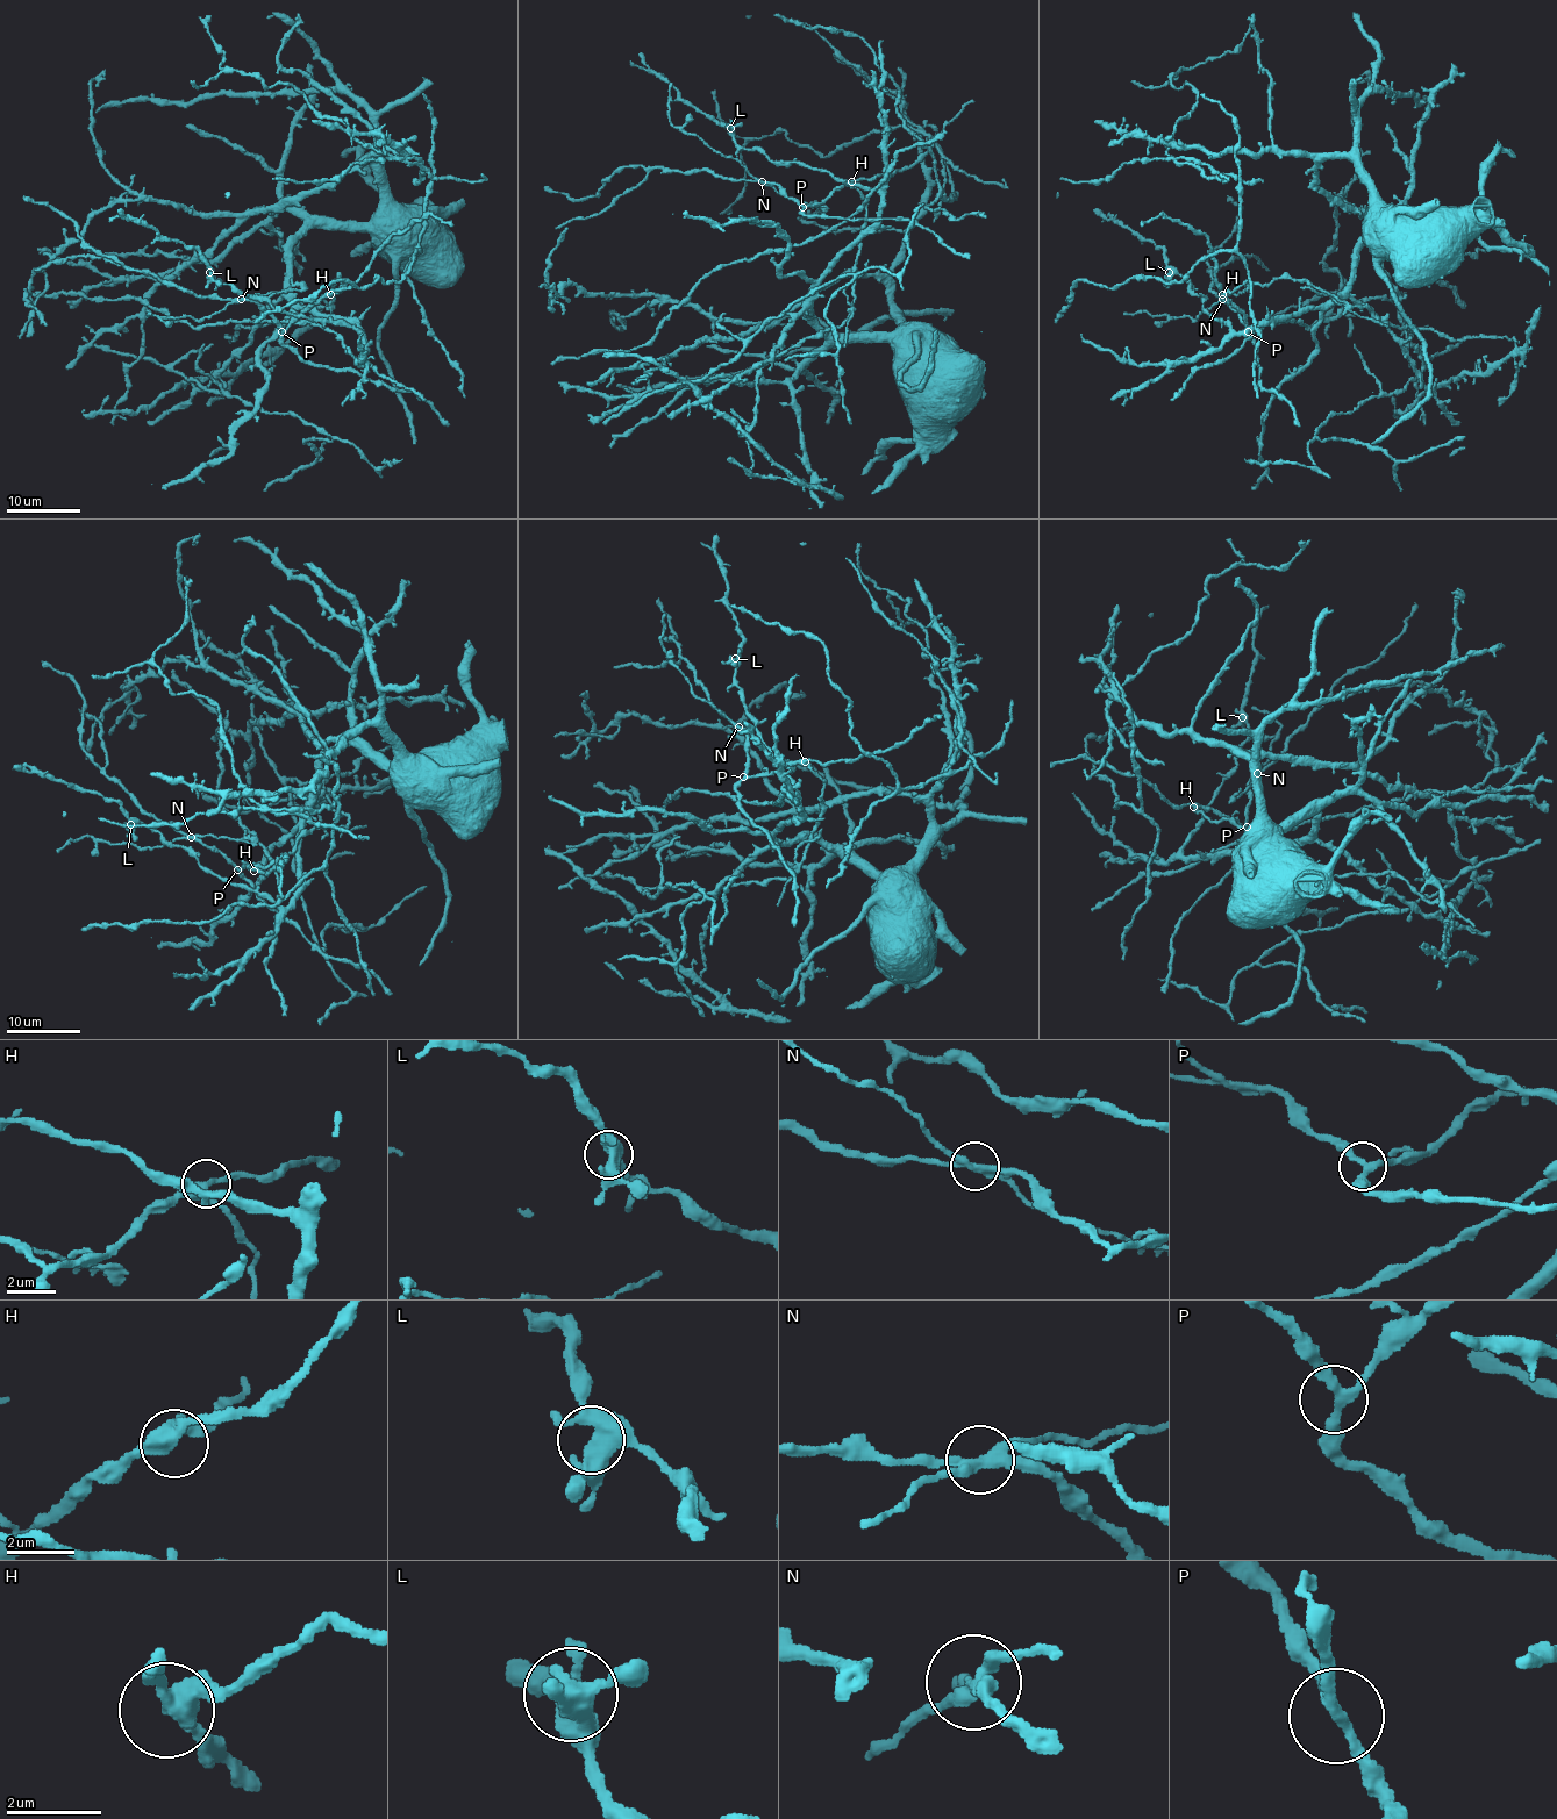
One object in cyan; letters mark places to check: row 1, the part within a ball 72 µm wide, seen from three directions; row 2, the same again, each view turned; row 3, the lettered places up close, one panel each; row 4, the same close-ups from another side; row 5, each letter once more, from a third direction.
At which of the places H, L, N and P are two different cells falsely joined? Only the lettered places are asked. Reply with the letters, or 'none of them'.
N

